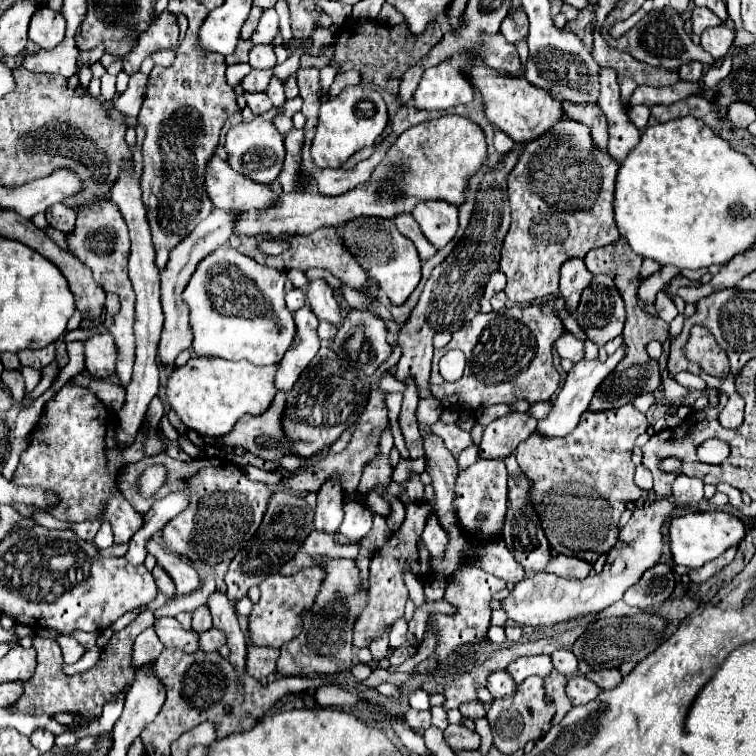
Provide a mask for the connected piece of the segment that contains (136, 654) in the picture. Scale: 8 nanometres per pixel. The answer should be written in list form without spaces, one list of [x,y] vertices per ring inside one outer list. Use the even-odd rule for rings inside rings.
[[[149,627],[135,641],[135,647],[133,647],[133,665],[141,667],[147,661],[155,661],[161,651],[163,651],[163,643],[159,641],[155,629]]]

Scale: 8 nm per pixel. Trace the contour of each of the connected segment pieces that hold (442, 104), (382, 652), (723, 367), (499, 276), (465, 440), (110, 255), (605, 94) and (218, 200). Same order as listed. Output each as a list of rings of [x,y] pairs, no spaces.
[[[471,53],[455,55],[437,67],[429,67],[413,95],[413,107],[425,111],[445,111],[461,103],[473,101],[475,89],[461,73],[461,67],[479,63]]]
[[[384,631],[383,635],[381,637],[375,639],[371,642],[369,645],[370,652],[372,654],[373,660],[379,663],[382,661],[389,649],[389,637],[388,637],[389,631]]]
[[[695,325],[691,329],[685,353],[691,361],[699,361],[703,371],[713,377],[727,377],[731,371],[727,353],[715,343],[715,337],[703,325]]]
[[[495,271],[491,277],[489,277],[489,283],[485,285],[485,291],[483,291],[483,297],[485,299],[491,299],[495,293],[503,291],[505,289],[505,275],[501,271]]]
[[[435,421],[431,425],[431,433],[435,433],[437,437],[441,437],[447,445],[447,449],[457,457],[465,447],[469,447],[473,441],[471,441],[471,435],[461,431],[457,425],[445,425],[443,421]]]
[[[99,201],[87,207],[81,207],[77,211],[77,225],[73,233],[67,235],[69,241],[69,253],[81,259],[93,273],[95,281],[105,289],[113,291],[119,297],[119,313],[113,317],[113,325],[107,327],[107,331],[115,339],[115,347],[119,347],[119,359],[115,365],[115,375],[119,379],[121,387],[127,387],[131,381],[131,369],[135,361],[135,293],[131,287],[131,281],[127,277],[127,255],[129,255],[129,231],[127,225],[115,207],[113,201]]]
[[[613,69],[599,71],[599,85],[599,107],[609,123],[607,151],[613,155],[613,159],[617,159],[617,163],[623,163],[627,153],[639,143],[639,129],[629,121],[627,111],[619,103],[619,85]]]
[[[213,155],[211,163],[207,163],[205,183],[211,203],[219,209],[267,209],[277,199],[277,195],[267,185],[255,183],[245,175],[239,175],[237,171],[227,167],[227,163],[221,161],[217,155]]]

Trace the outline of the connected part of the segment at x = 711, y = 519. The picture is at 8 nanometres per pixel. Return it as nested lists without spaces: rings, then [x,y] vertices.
[[[687,511],[679,517],[673,517],[669,523],[669,547],[671,547],[671,557],[673,565],[683,565],[683,567],[703,567],[705,563],[717,559],[727,547],[741,543],[745,537],[745,525],[741,519],[725,513],[725,511]]]

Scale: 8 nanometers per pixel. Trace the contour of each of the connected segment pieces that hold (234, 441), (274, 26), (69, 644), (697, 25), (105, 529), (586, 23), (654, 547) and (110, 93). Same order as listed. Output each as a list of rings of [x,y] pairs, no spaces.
[[[279,391],[271,401],[271,407],[263,411],[263,415],[251,417],[245,415],[235,423],[231,435],[223,435],[223,439],[215,439],[219,445],[227,447],[243,447],[261,459],[279,459],[289,455],[291,445],[281,429],[281,411],[285,407],[285,391]]]
[[[265,9],[251,39],[253,39],[253,43],[265,45],[265,43],[273,43],[277,33],[279,33],[279,15],[275,9]]]
[[[57,635],[55,637],[55,641],[59,643],[59,647],[61,647],[61,653],[63,653],[63,659],[65,659],[65,663],[75,663],[75,661],[79,661],[79,657],[81,657],[81,645],[71,637],[71,635]]]
[[[695,7],[691,19],[693,19],[693,31],[695,31],[697,35],[701,35],[701,33],[703,33],[705,29],[709,29],[709,27],[715,27],[715,25],[721,25],[721,23],[723,23],[723,21],[721,21],[715,13],[711,13],[707,7]]]
[[[109,523],[101,525],[101,529],[97,531],[97,535],[95,535],[95,545],[97,545],[97,549],[107,549],[107,547],[113,545],[113,535],[111,535]]]
[[[587,5],[585,9],[581,9],[581,13],[579,13],[579,17],[577,17],[575,21],[569,21],[569,23],[565,25],[565,29],[575,31],[575,35],[579,35],[579,39],[583,39],[583,45],[585,45],[587,49],[593,47],[591,21],[593,21],[593,17],[595,17],[595,9],[597,9],[597,5],[595,5],[595,7],[593,7],[593,5]]]
[[[667,499],[635,509],[629,523],[619,533],[619,539],[625,541],[627,545],[625,547],[617,545],[617,549],[613,549],[609,553],[607,563],[599,575],[593,575],[593,577],[587,577],[581,581],[579,579],[561,579],[561,577],[549,575],[549,573],[529,575],[529,577],[521,579],[519,583],[515,583],[513,591],[503,601],[501,609],[517,625],[531,625],[531,627],[545,627],[545,625],[573,619],[577,615],[599,613],[599,611],[607,609],[609,605],[619,601],[625,595],[625,591],[631,585],[635,585],[649,567],[653,567],[659,561],[661,547],[663,547],[661,525],[665,523],[667,515],[673,513],[673,509],[675,509],[675,505],[671,505]]]
[[[105,73],[101,77],[101,95],[105,101],[111,101],[115,97],[115,75]]]

